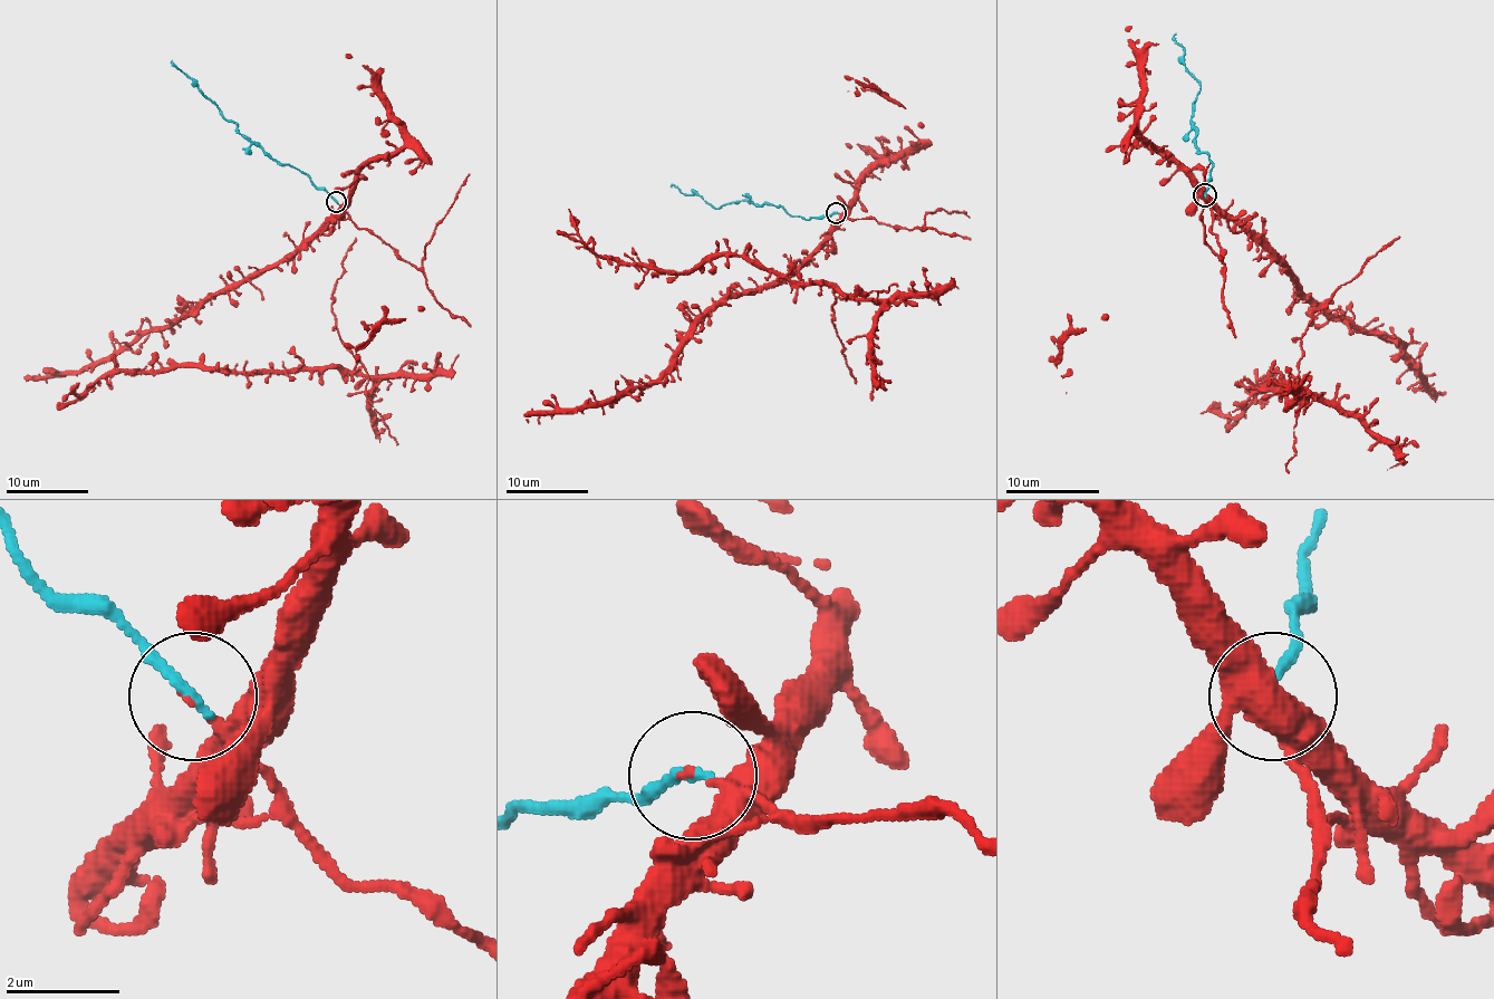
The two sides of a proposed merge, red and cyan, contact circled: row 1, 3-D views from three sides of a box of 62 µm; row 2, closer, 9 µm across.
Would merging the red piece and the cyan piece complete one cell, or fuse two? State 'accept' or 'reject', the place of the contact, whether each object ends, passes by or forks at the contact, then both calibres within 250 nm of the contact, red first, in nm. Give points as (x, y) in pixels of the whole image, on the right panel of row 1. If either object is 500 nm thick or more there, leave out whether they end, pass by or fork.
accept | (1205, 194) | red ends | cyan ends | 120/190 nm

